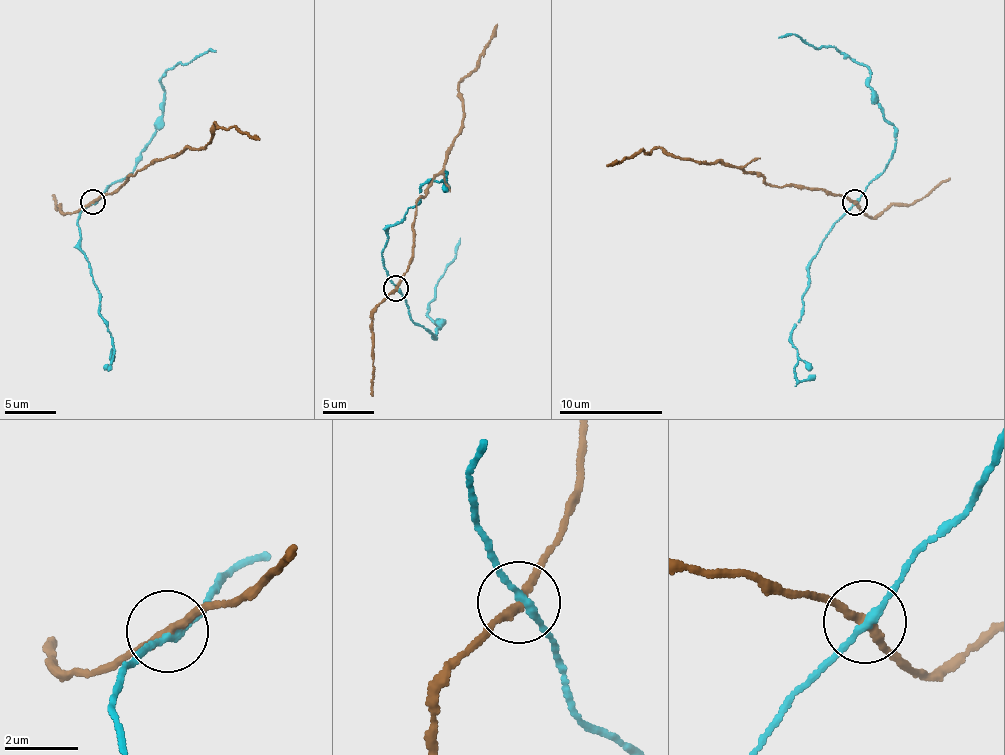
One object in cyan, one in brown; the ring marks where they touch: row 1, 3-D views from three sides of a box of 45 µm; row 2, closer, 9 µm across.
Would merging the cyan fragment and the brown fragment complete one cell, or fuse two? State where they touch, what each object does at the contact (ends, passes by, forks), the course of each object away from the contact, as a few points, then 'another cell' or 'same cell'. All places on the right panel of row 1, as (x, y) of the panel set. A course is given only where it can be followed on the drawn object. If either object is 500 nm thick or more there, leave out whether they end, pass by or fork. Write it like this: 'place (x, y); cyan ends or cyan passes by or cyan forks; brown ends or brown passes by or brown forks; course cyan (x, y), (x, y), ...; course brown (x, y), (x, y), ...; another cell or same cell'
place (855, 202); cyan passes by; brown passes by; course cyan (855, 203), (884, 170), (895, 147), (896, 130), (868, 83), (870, 71), (794, 35), (778, 37); course brown (855, 203), (825, 190), (769, 184), (761, 175), (717, 162), (713, 164), (673, 158), (655, 148), (606, 165); another cell

